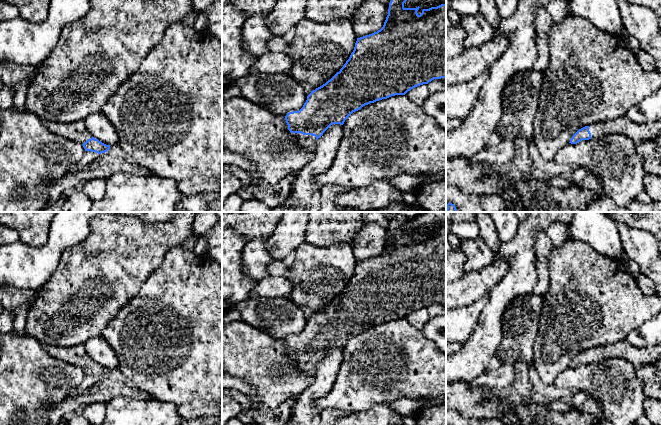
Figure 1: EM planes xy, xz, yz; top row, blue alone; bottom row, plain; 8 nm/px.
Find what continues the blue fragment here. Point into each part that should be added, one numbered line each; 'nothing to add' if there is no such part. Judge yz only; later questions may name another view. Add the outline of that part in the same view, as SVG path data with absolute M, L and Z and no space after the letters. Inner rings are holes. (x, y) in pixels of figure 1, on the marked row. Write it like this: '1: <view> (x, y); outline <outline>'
1: yz (639, 133); outline M626 116L615 120L589 125L591 138L599 138L611 134L624 134L636 143L651 141L661 135L661 120L636 124Z

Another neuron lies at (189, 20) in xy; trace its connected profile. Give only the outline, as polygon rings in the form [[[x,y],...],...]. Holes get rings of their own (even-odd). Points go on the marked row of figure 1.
[[[192,11],[190,14],[186,15],[182,20],[179,22],[185,24],[186,26],[193,26],[196,19],[198,17],[198,13],[196,11]]]

